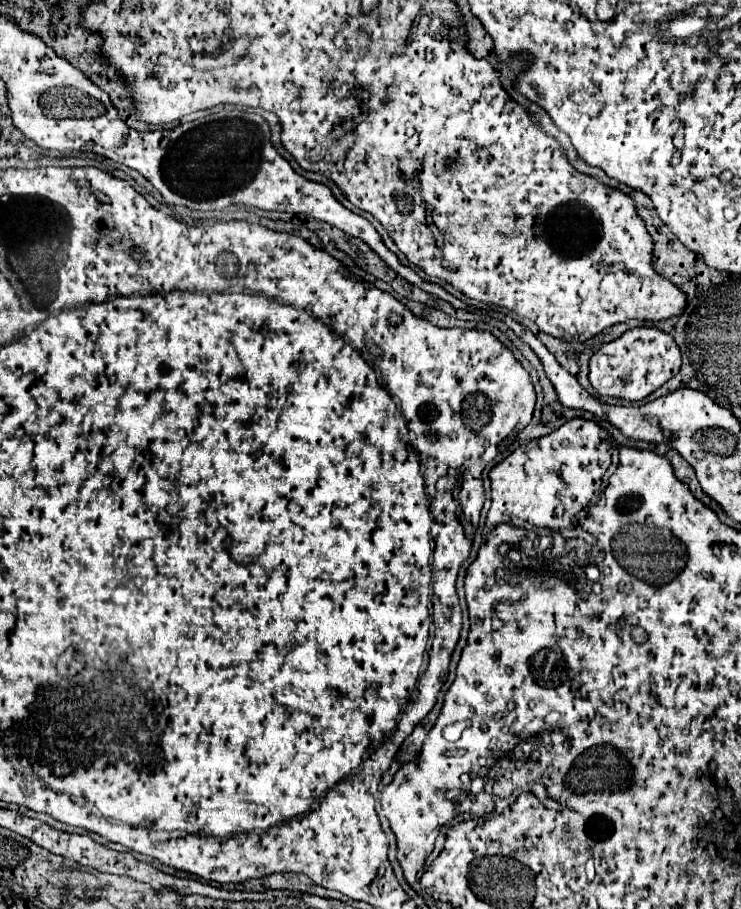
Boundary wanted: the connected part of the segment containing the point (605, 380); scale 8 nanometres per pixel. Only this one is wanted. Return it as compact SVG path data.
M632 328L620 338L606 342L590 358L590 384L604 396L624 400L644 400L648 394L678 374L682 364L680 350L670 334L660 328Z

